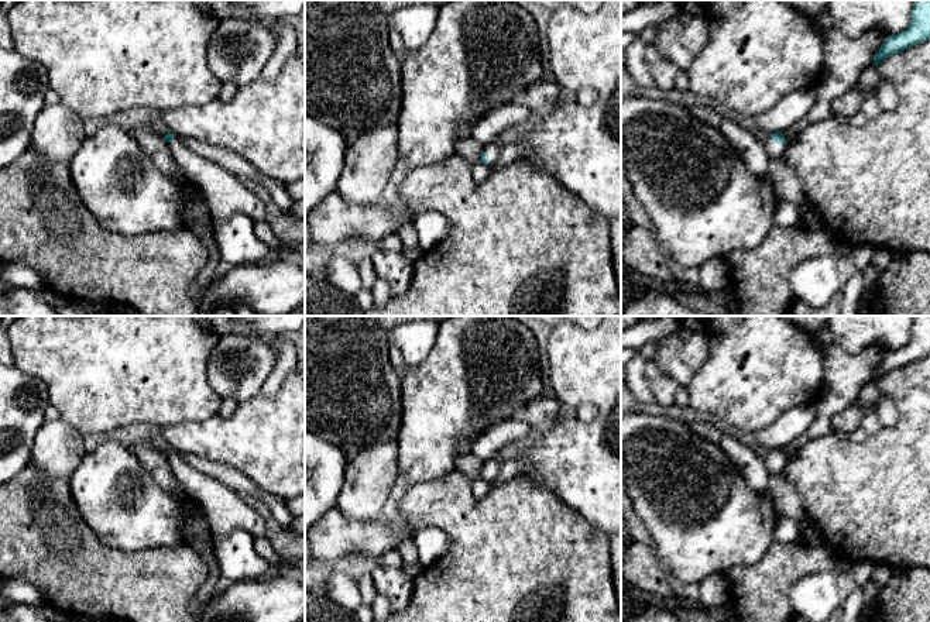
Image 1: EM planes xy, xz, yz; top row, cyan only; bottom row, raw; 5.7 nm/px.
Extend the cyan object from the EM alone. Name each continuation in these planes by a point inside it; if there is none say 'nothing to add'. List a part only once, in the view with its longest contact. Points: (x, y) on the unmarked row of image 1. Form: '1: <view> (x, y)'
1: yz (774, 466)

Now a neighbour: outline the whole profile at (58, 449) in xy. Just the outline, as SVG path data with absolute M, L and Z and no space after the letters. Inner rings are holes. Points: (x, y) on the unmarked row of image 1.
M59 417L45 420L35 433L30 464L48 477L69 480L85 456L83 434Z

